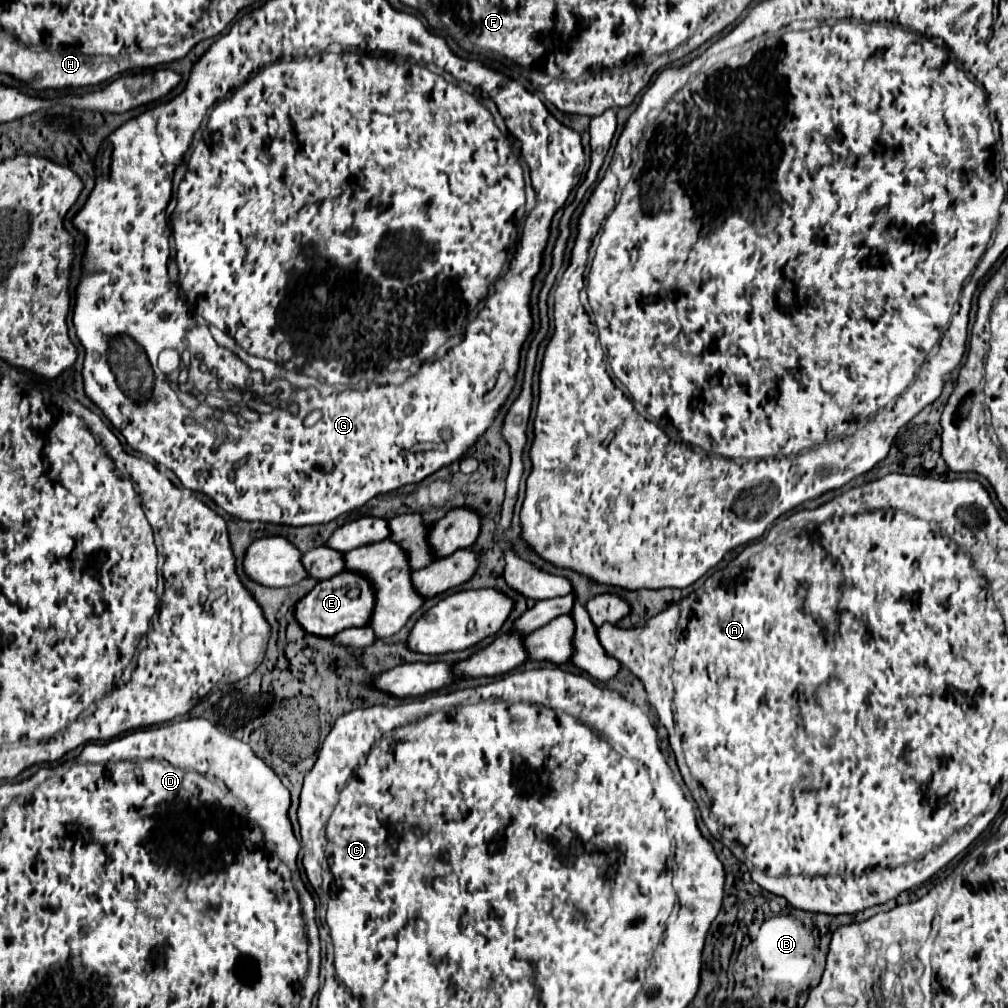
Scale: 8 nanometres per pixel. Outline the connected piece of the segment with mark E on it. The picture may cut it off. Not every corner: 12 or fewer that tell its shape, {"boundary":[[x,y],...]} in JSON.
{"boundary":[[354,572],[318,582],[296,602],[296,620],[332,638],[364,626],[372,584]]}

